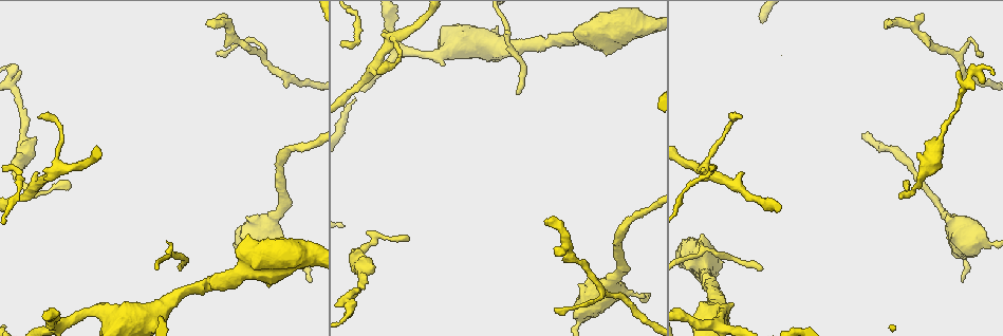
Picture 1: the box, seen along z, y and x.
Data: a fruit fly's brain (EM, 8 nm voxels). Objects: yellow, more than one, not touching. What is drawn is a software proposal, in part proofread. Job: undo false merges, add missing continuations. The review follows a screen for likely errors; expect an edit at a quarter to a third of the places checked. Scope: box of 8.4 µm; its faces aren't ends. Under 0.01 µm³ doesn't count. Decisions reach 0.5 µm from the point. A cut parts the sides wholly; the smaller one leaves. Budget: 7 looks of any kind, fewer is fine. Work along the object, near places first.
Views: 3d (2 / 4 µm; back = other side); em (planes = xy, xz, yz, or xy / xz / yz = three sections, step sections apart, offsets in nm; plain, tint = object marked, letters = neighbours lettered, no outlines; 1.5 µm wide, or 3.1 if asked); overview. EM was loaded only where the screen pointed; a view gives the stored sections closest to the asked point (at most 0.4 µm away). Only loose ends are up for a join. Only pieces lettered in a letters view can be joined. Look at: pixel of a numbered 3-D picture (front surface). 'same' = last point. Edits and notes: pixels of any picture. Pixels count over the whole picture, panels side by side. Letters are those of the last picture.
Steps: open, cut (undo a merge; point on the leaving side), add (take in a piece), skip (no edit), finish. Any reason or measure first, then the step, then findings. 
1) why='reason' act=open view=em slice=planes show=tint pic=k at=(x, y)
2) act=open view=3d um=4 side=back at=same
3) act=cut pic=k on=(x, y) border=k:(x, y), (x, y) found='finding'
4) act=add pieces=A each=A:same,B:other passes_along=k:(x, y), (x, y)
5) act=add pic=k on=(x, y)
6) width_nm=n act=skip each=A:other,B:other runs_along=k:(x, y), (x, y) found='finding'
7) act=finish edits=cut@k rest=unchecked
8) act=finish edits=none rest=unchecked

why='free end' act=open view=3d um=4 pic=1 at=(312, 279)

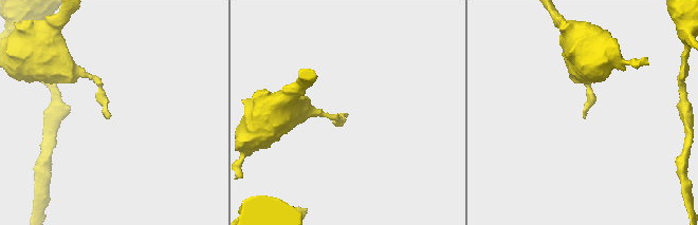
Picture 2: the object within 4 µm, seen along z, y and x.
act=open view=em slice=planes show=letters pic=2 at=(585, 118)

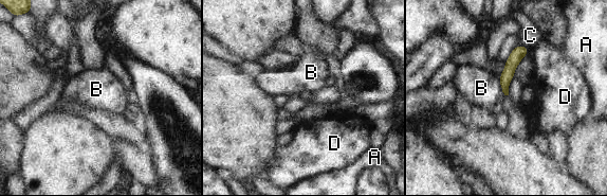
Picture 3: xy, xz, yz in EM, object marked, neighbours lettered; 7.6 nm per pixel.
act=skip each=A:other,B:other,C:other,D:other border=3:(499, 76), (499, 86), (504, 94) found='no lettered piece goes on from it'

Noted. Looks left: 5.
why='thin end' act=open view=3d um=4 side=back pic=1 at=(218, 53)

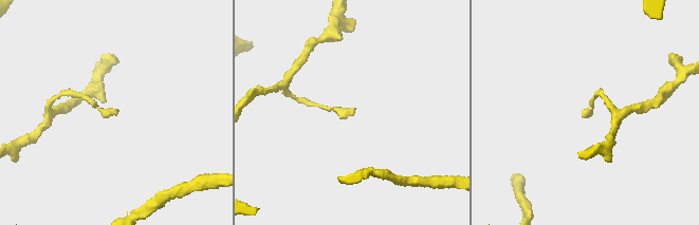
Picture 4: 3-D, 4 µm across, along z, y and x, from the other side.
act=open view=em slice=planes show=letters pic=4 at=(354, 110)

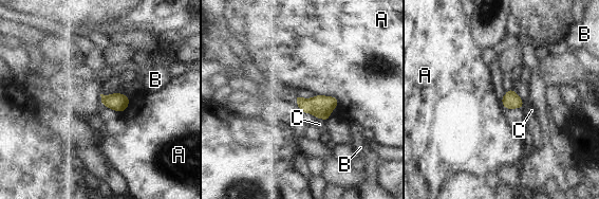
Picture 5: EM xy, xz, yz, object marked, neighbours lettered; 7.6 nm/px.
longest_contact=A:200nm act=skip each=A:other,B:other,C:other found='none of them fits'

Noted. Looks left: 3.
why='tapers out' act=open view=3d um=2 side=back pic=1 at=(68, 189)

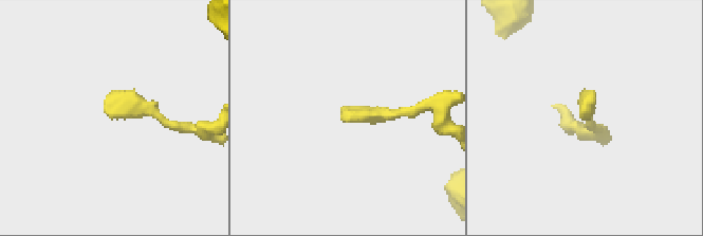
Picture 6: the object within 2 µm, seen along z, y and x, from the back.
why='now the EM' act=open view=em slice=planes show=letters pic=6 at=(583, 117)

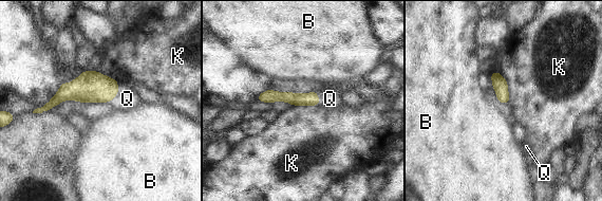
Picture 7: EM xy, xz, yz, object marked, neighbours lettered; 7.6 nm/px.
width_nm=110 act=add pieces=Q each=B:other,K:other,Q:same found='the neuron continues'

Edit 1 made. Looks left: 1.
act=finish edits=add@7 rest=unchecked

